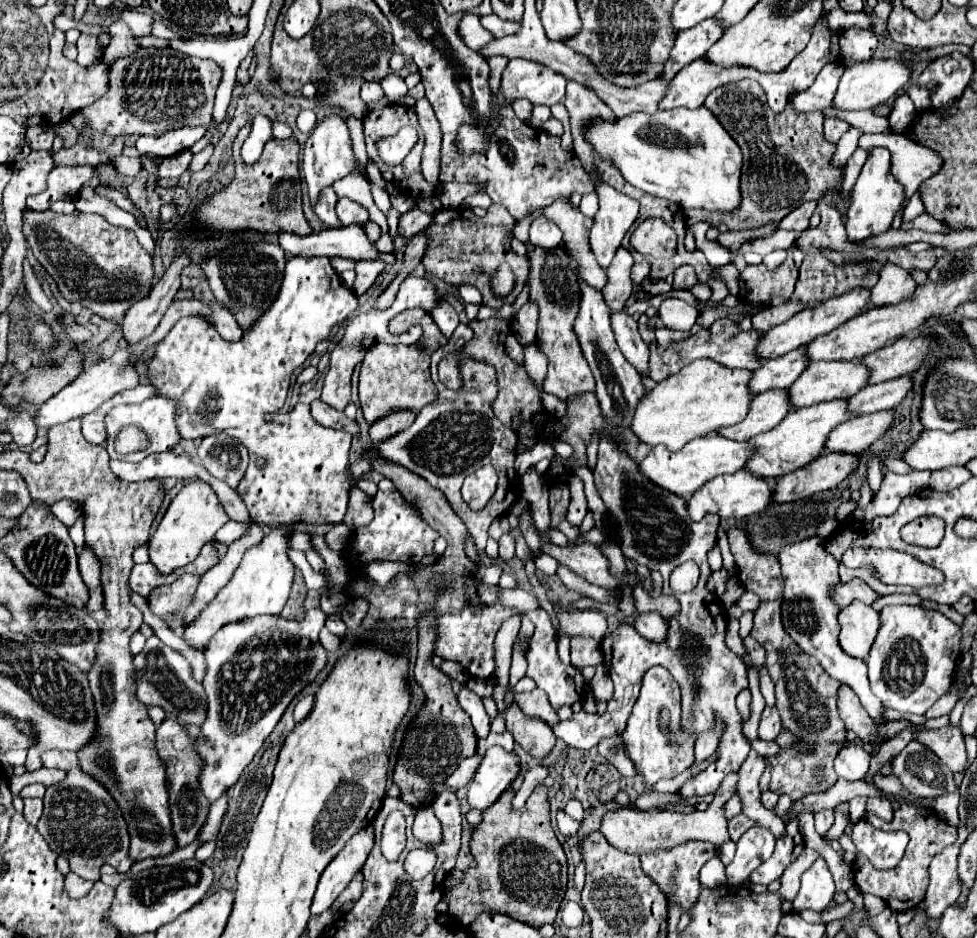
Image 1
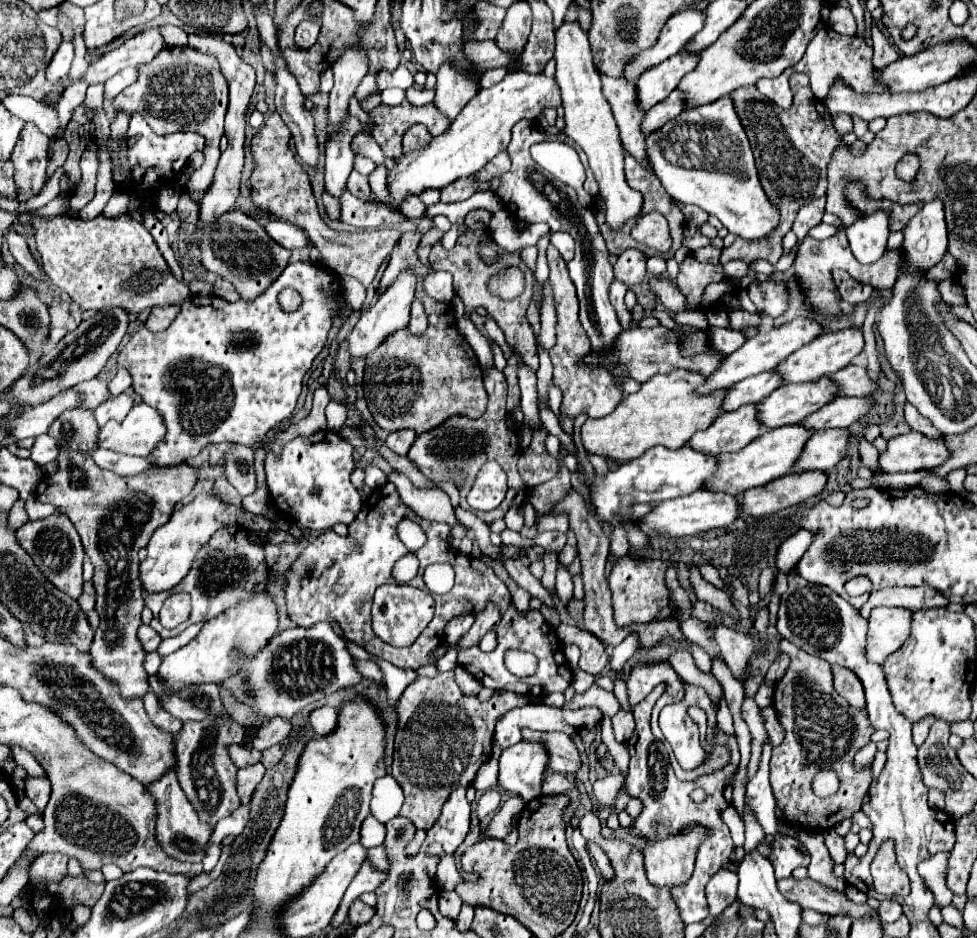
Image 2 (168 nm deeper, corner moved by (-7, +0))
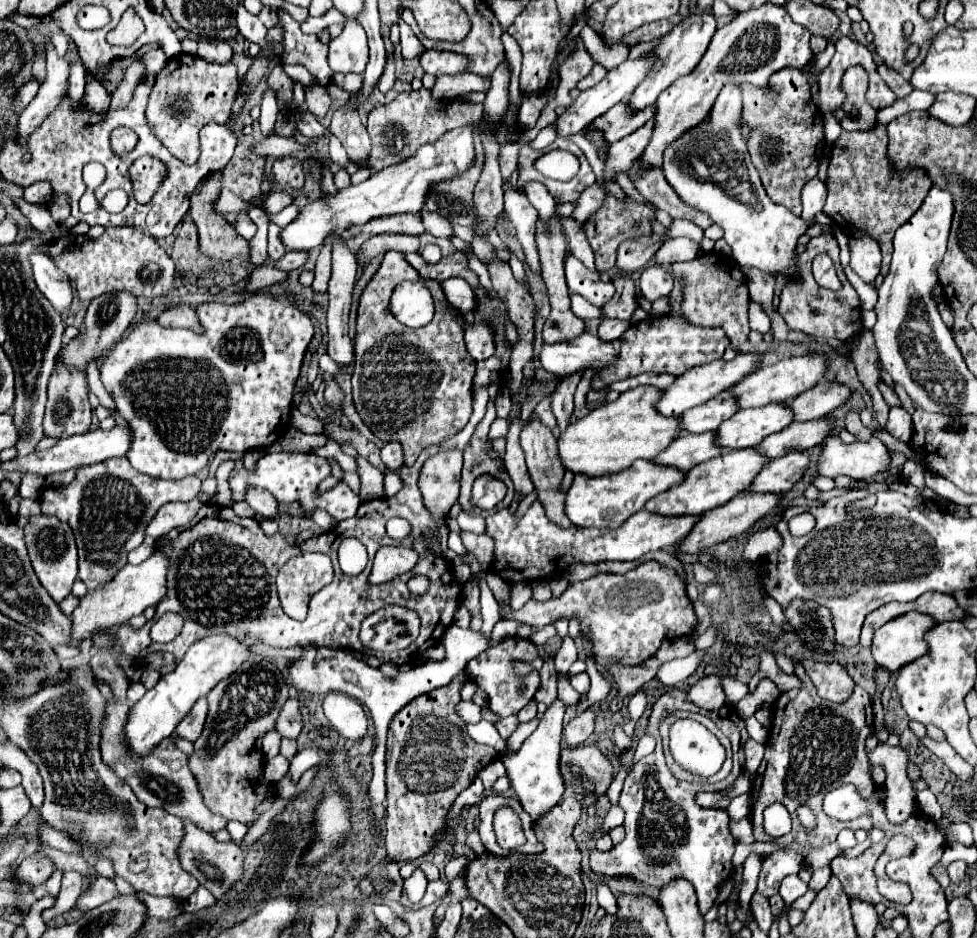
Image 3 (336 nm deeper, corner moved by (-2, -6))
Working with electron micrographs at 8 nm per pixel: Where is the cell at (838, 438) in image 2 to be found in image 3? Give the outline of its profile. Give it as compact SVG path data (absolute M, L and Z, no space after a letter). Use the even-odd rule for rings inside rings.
M795 450L783 458L771 460L751 484L751 492L789 492L809 470L809 452Z

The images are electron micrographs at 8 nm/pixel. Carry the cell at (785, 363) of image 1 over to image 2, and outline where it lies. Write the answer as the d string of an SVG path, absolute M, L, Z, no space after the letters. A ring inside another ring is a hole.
M762 372L750 378L740 380L740 384L734 384L724 400L722 400L722 412L734 412L740 406L746 404L756 404L760 400L764 400L764 396L768 396L768 392L774 392L778 386L782 386L780 376L776 376L776 372Z

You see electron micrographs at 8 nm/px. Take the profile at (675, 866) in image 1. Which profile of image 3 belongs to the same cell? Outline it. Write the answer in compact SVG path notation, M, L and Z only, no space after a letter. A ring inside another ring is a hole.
M669 688L653 704L645 734L651 734L656 738L655 752L651 756L641 758L633 766L633 770L625 778L625 784L619 796L619 806L625 810L623 826L627 830L627 836L619 844L613 844L611 850L601 852L599 848L591 848L589 866L593 868L593 872L601 876L635 876L641 882L651 884L655 888L659 888L659 882L667 882L667 878L683 876L693 884L697 892L699 912L707 914L707 910L713 906L713 900L719 894L719 886L723 882L721 878L723 868L733 858L735 840L729 832L727 812L717 808L701 808L695 802L695 798L699 792L725 790L743 772L743 762L745 762L745 756L741 750L743 734L745 734L743 720L735 714L733 706L723 706L721 710L707 712L687 700L687 690ZM665 710L690 711L715 720L717 728L733 744L733 770L726 780L721 780L717 784L691 784L691 782L679 782L673 778L673 774L667 770L662 740L657 734L657 724Z

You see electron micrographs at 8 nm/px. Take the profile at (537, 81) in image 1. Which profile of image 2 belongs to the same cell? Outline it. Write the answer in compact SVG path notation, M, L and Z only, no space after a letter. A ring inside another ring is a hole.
M522 70L506 74L496 86L480 90L480 94L464 106L460 116L444 134L434 136L422 150L414 150L396 160L394 168L388 170L386 180L390 192L388 202L400 208L408 196L420 196L430 188L442 190L458 178L472 176L498 152L506 150L510 144L510 130L518 120L538 118L544 108L558 108L560 104L560 88L556 86L554 78L544 74L528 74Z

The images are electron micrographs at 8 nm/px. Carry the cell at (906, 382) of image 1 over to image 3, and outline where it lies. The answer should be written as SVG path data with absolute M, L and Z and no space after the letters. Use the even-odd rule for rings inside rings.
M823 416L819 420L811 422L793 422L781 432L769 434L761 444L759 452L763 452L769 458L779 458L783 454L795 452L795 450L809 450L817 444L821 444L833 430L835 420L831 416Z

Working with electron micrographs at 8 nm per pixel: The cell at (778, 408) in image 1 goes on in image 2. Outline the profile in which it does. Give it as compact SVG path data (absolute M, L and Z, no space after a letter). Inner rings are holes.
M748 404L736 412L718 416L708 430L700 430L688 440L686 446L700 450L704 454L736 452L750 444L762 432L760 422L756 420L756 404Z

